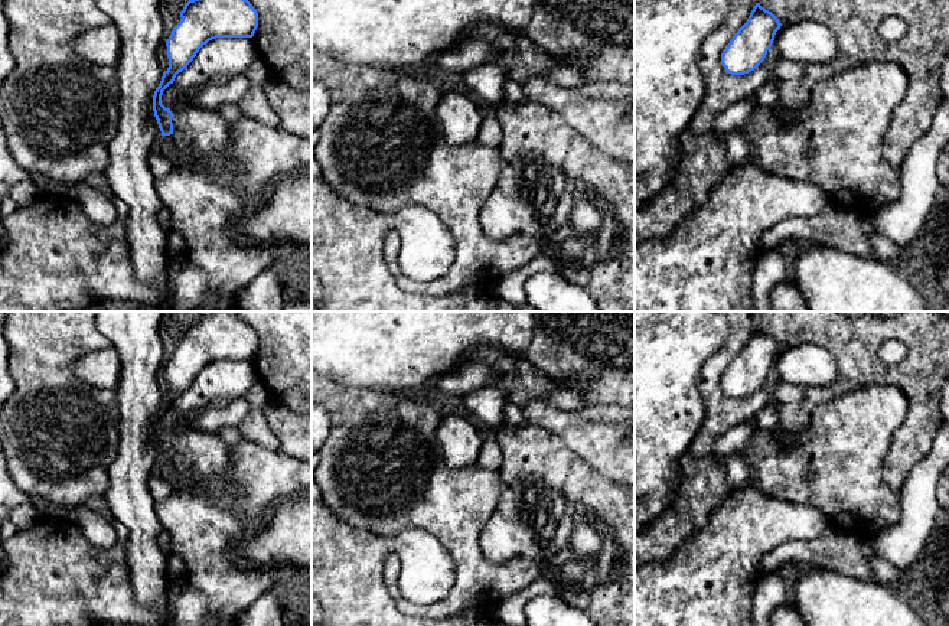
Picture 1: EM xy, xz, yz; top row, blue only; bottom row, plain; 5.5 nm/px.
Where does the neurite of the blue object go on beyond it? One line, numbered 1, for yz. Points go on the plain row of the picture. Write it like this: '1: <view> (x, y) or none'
1: none

